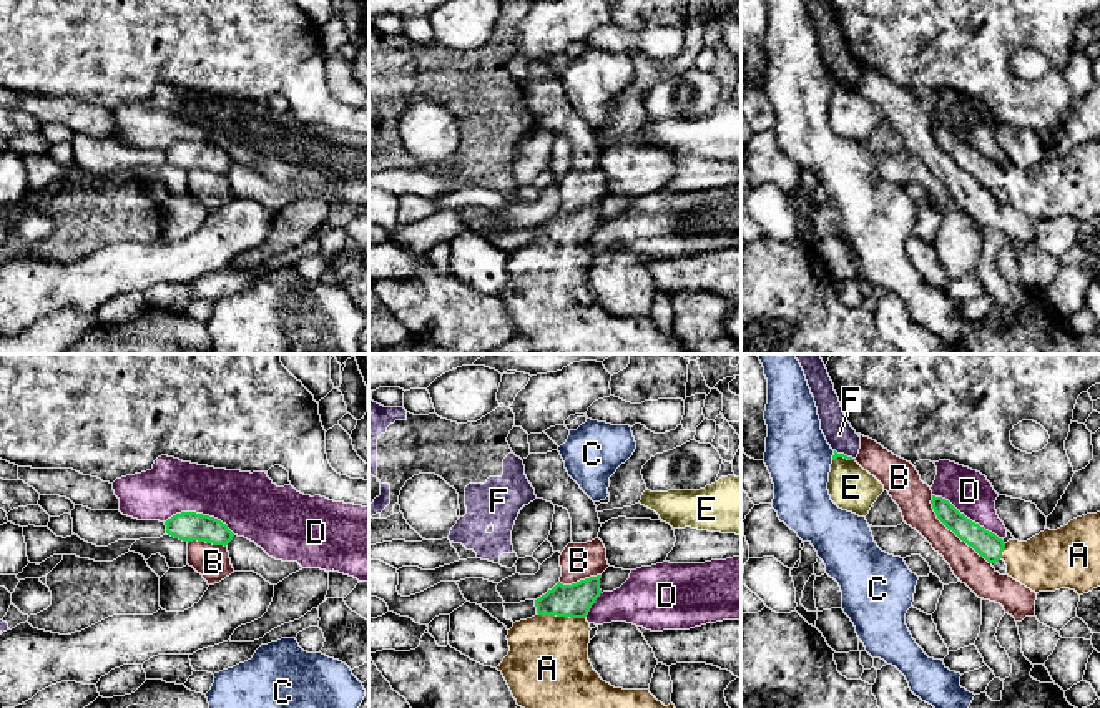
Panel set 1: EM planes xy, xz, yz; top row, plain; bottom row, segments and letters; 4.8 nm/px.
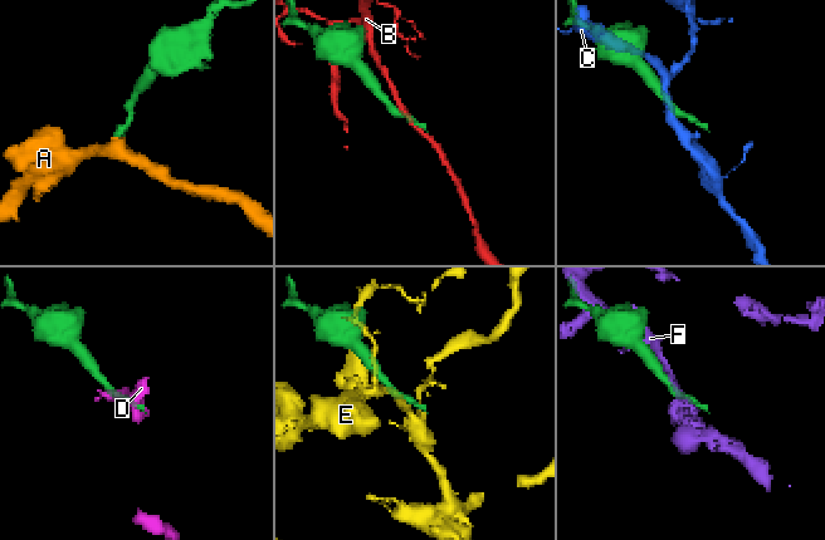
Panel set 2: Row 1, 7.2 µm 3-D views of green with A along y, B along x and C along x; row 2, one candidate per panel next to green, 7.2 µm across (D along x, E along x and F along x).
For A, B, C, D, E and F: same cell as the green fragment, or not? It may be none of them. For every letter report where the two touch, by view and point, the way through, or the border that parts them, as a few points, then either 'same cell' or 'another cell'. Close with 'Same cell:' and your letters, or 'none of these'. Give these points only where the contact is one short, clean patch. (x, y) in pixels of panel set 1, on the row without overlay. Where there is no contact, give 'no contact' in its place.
A: meets green in xz at (562, 243); runs through xz (575, 228), (562, 243), (547, 291); same cell
B: meets green in yz at (954, 160); another cell
C: meets green in yz at (833, 83); another cell
D: meets green in xy at (200, 142); another cell
E: meets green in yz at (843, 83); border along yz (854, 87), (836, 85), (833, 88); another cell
F: meets green in yz at (843, 82); another cell
Same cell: A

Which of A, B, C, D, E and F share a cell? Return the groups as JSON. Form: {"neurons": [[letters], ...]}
{"neurons": [["A"], ["B"], ["C"], ["D"], ["E"], ["F"]]}

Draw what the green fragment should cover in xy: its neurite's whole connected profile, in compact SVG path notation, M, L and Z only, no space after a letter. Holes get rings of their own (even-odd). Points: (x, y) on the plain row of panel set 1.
M196 140L176 141L165 153L168 163L188 171L198 168L226 175L234 165L221 148Z

